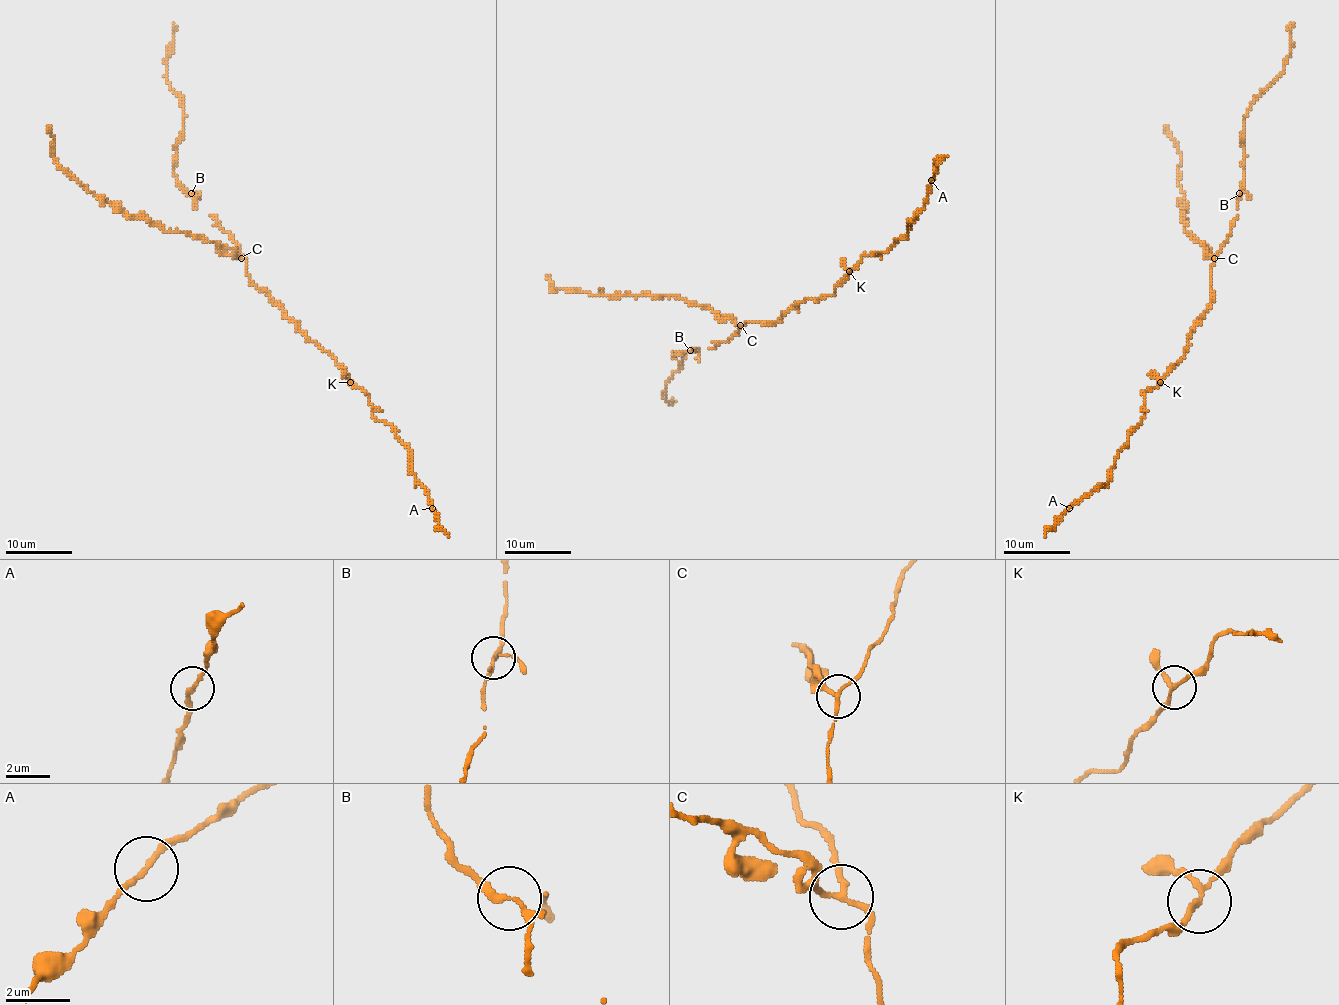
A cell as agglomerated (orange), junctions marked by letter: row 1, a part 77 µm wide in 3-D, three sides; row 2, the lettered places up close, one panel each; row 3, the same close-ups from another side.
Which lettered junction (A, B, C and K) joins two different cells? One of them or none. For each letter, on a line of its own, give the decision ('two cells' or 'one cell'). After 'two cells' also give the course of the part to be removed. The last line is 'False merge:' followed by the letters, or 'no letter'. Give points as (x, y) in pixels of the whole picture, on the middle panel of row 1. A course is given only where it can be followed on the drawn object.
A: one cell
B: one cell
C: two cells; course (739, 324), (729, 316), (675, 296), (600, 296), (564, 288), (555, 293), (547, 275)
K: one cell
False merge: C

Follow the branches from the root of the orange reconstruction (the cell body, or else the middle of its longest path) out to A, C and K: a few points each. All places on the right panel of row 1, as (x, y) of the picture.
A: (1208, 306), (1193, 324), (1185, 355), (1155, 387), (1144, 392), (1144, 417), (1117, 453), (1109, 481), (1069, 508)
C: (1208, 306), (1213, 258)
K: (1208, 306), (1205, 314), (1193, 324), (1185, 355), (1160, 382)

